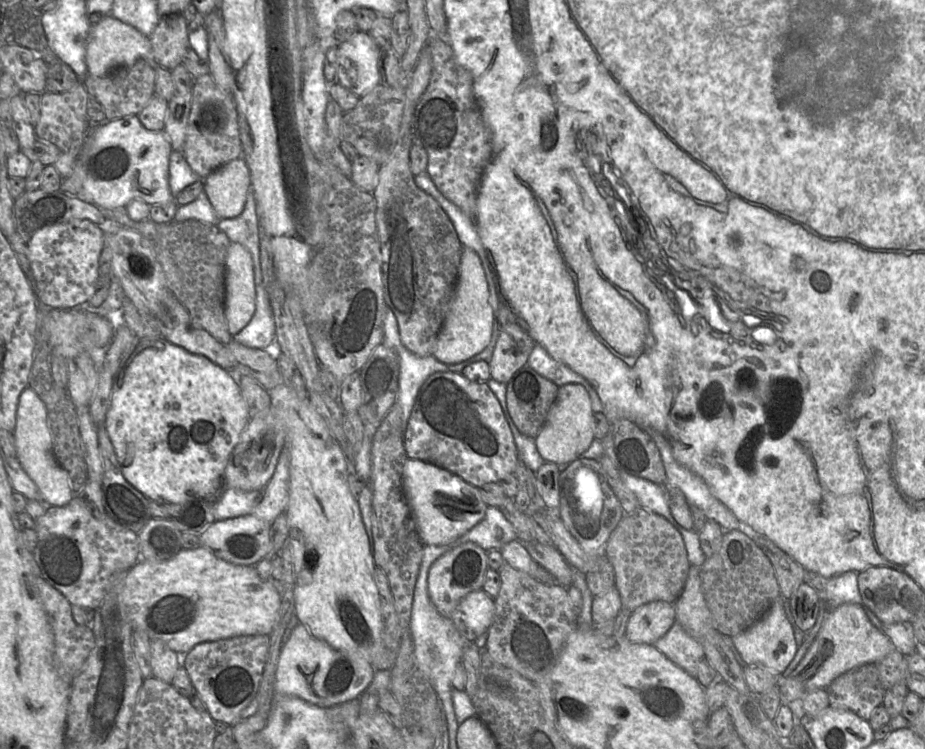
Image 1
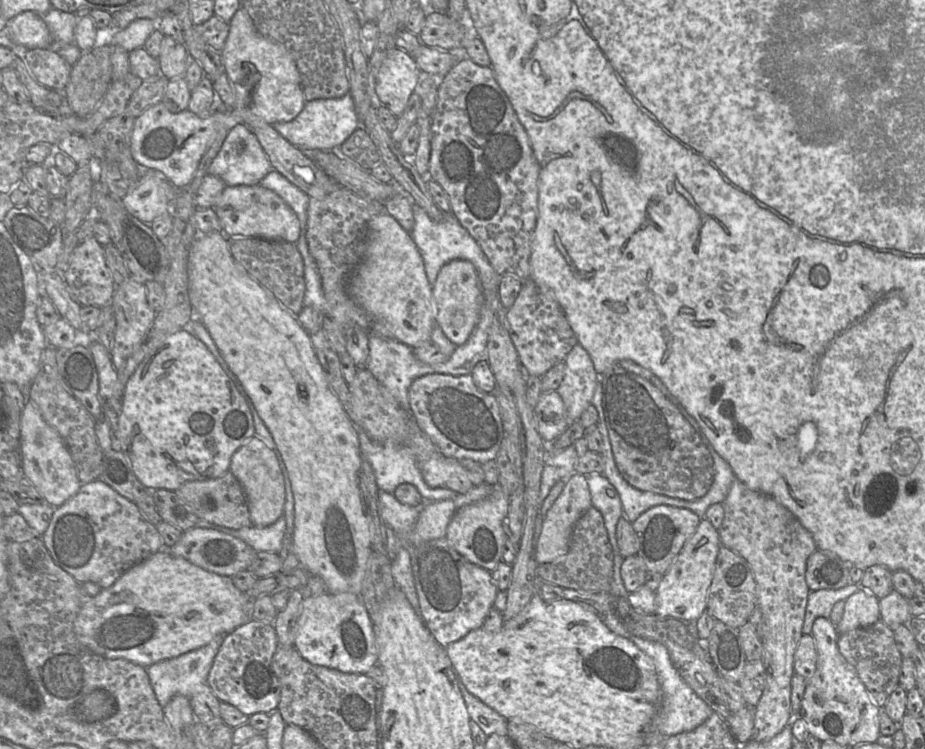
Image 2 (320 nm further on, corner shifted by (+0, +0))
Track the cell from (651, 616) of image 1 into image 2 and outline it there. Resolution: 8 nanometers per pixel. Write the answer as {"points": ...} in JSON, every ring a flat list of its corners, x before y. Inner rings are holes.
{"points":[[703,518,663,575,655,591,654,614,665,618,680,619,685,623,694,623,707,610,709,588,720,546,718,529,709,520]]}

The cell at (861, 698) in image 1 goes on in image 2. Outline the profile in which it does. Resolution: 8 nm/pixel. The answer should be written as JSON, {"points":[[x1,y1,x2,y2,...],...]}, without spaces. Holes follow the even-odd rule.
{"points":[[881,619,874,624,839,635,838,649,854,667,873,702,883,709,890,694,899,684,902,655,896,646,894,633]]}

